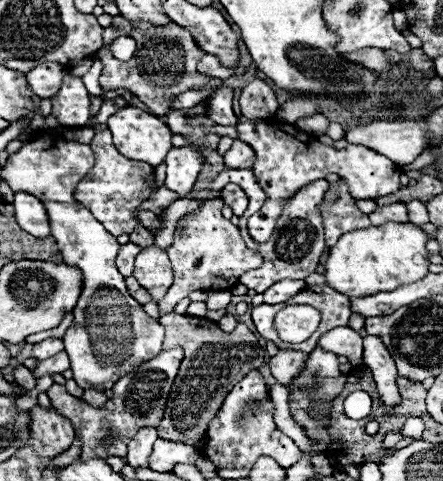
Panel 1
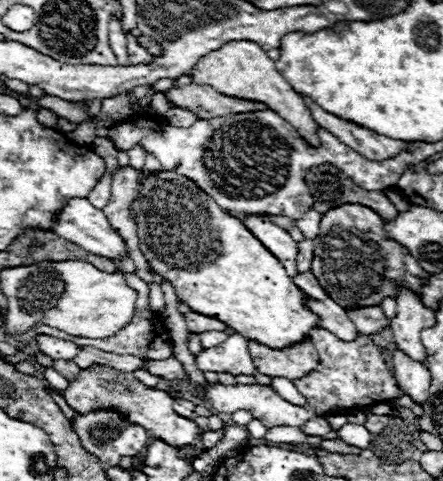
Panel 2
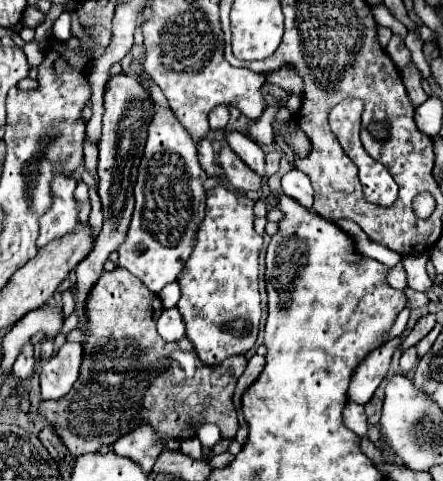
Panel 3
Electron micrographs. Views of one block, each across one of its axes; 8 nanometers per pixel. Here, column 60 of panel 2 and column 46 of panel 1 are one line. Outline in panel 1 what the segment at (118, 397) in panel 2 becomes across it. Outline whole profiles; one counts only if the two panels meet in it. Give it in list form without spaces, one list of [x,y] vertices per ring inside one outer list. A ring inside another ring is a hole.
[[[172,348],[172,350],[162,350],[160,356],[140,364],[136,372],[126,374],[124,378],[120,378],[120,382],[116,382],[116,386],[112,388],[112,398],[106,402],[102,410],[92,408],[84,400],[70,396],[62,384],[52,384],[46,390],[52,410],[64,418],[70,418],[74,428],[86,428],[86,448],[82,448],[80,460],[108,458],[108,456],[124,458],[126,446],[132,440],[132,434],[136,434],[136,430],[140,430],[142,426],[158,426],[160,418],[164,416],[164,406],[170,394],[170,386],[174,382],[182,358],[184,352],[180,348]]]

